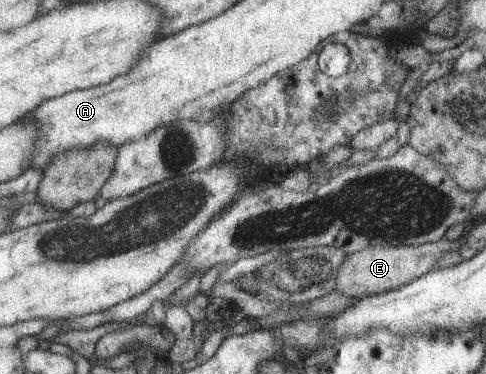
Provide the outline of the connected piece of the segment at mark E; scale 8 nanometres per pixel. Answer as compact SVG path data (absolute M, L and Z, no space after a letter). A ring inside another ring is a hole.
M465 233L453 241L443 237L436 242L418 246L395 246L388 248L366 247L363 251L347 254L338 267L334 290L341 295L359 298L394 290L411 283L420 275L437 269L437 260L442 254L458 252L465 241Z

